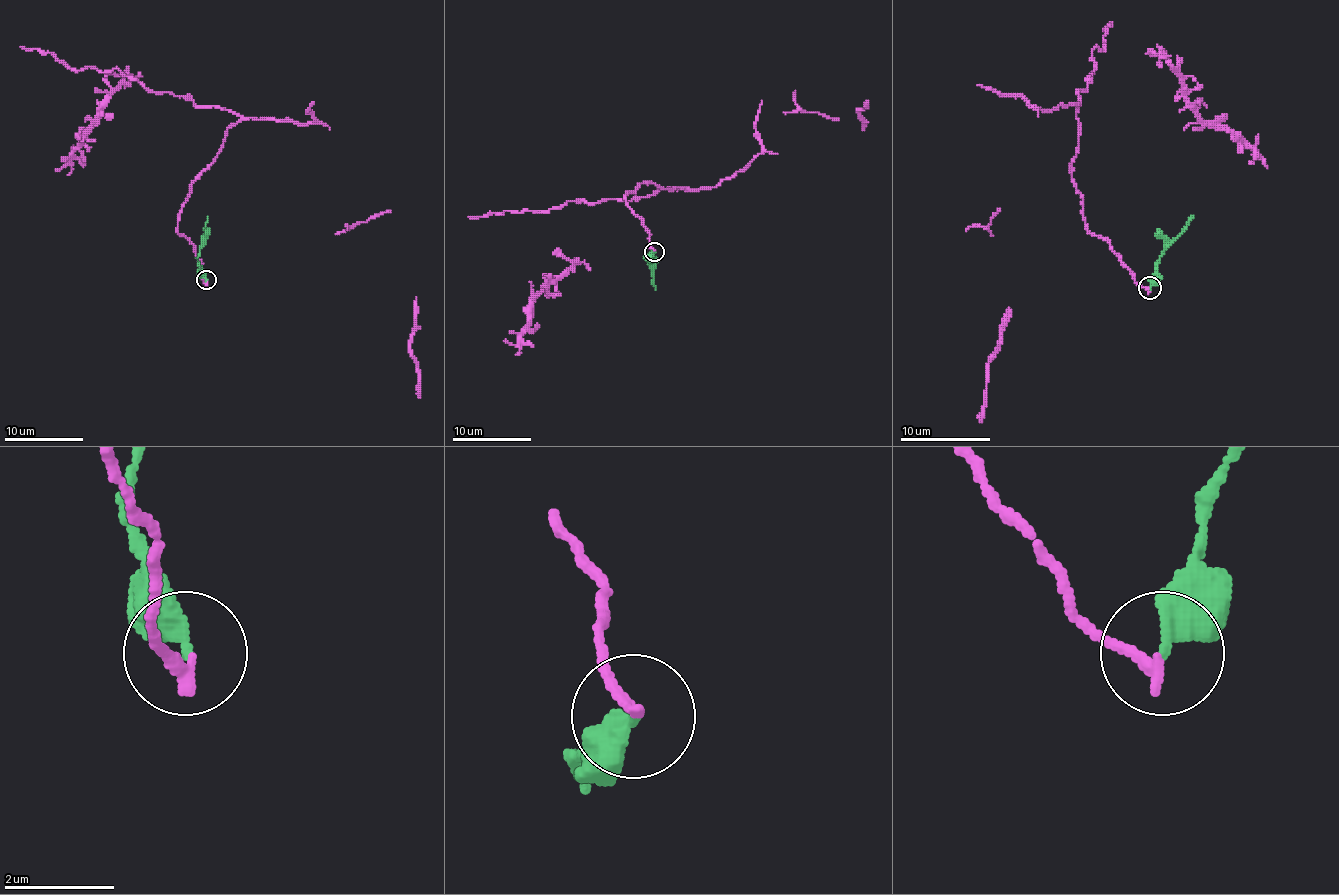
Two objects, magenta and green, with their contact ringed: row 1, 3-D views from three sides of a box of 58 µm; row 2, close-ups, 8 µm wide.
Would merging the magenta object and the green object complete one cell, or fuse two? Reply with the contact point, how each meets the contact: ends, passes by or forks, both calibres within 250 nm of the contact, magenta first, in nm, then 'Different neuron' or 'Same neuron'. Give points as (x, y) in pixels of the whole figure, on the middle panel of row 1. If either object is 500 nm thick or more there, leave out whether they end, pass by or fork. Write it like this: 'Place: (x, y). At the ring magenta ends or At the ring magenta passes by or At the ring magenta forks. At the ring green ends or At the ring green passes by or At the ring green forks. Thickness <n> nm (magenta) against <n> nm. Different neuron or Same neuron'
Place: (654, 252). At the ring magenta ends. At the ring green ends. Thickness 240 nm (magenta) against 380 nm. Different neuron

